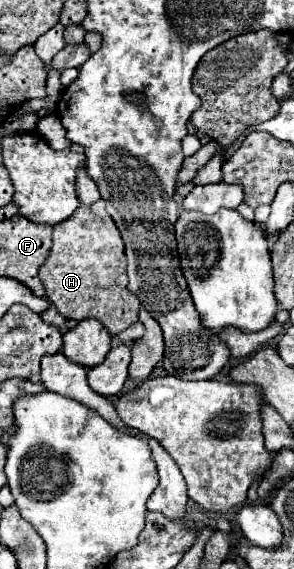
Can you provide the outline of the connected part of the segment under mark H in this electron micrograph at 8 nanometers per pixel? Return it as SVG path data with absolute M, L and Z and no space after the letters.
M98 200L88 208L80 206L68 220L54 226L52 250L40 268L40 280L46 288L48 300L66 318L96 318L112 336L138 322L140 302L128 292L124 242L114 220L106 212L104 200Z

